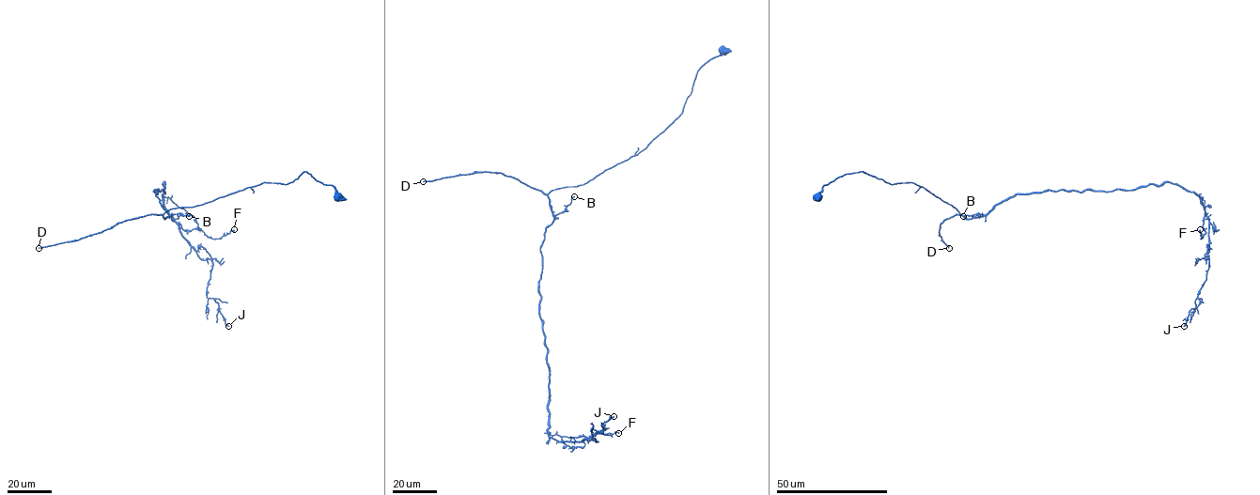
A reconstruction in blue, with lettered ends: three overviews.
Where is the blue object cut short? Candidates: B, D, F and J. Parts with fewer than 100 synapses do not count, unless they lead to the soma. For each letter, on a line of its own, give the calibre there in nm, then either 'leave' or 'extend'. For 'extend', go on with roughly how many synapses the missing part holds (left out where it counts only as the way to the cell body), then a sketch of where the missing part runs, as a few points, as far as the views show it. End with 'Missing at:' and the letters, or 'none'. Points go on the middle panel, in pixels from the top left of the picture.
B: 240 nm thick; leave
D: 200 nm thick; extend; about 250 synapses
F: 180 nm thick; leave
J: 130 nm thick; leave
Missing at: D

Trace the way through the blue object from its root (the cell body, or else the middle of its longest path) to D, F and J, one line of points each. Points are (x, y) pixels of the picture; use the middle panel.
D: (723, 51), (698, 70), (682, 113), (663, 131), (583, 184), (545, 193), (486, 172), (423, 181)
F: (723, 51), (645, 147), (548, 194), (553, 221), (538, 282), (547, 431), (618, 433)
J: (723, 51), (645, 147), (548, 194), (553, 221), (538, 282), (547, 433), (598, 441), (591, 430), (614, 416)

